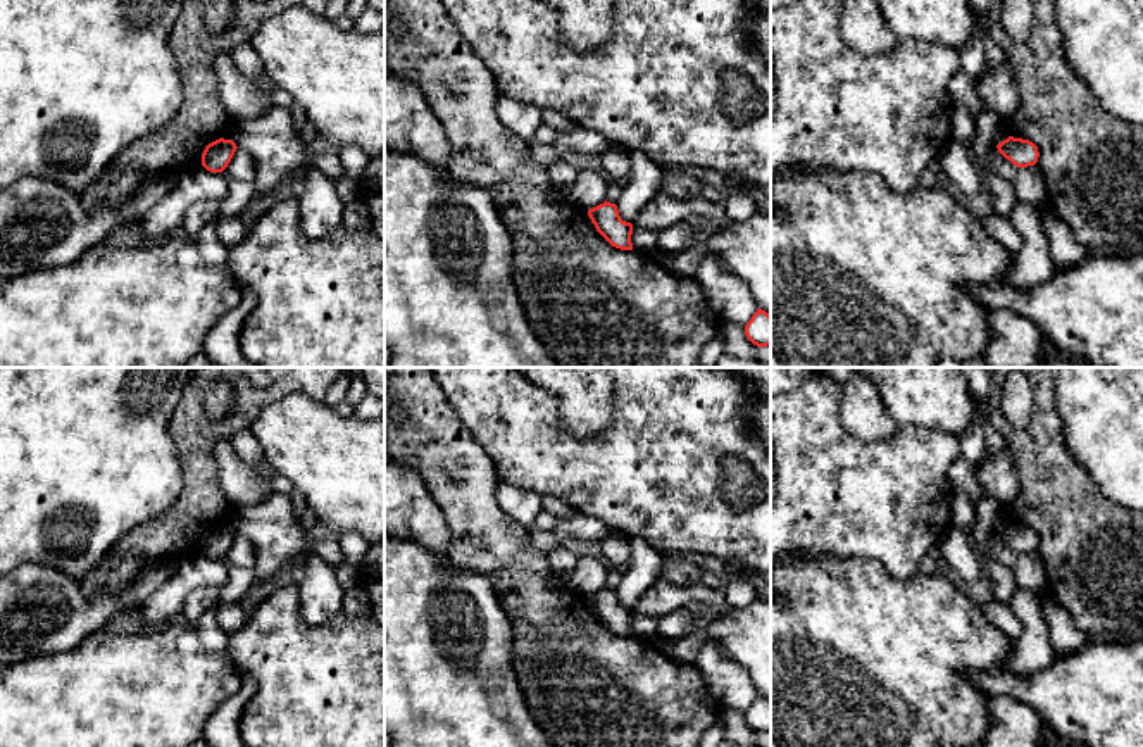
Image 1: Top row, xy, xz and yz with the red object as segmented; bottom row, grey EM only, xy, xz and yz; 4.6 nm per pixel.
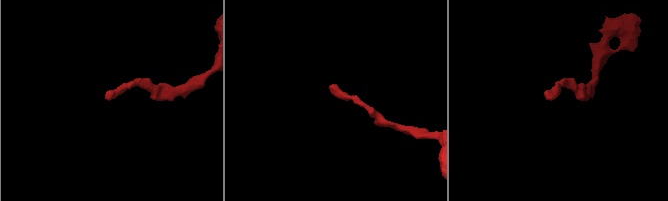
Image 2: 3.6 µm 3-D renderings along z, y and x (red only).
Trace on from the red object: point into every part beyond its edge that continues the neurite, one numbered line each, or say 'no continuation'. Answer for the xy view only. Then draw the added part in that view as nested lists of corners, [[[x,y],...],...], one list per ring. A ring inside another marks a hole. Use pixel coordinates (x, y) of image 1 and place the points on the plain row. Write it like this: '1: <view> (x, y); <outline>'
no continuation

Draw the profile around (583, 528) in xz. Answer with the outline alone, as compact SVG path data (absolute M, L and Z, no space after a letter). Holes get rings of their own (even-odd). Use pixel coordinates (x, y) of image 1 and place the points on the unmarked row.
M574 512L569 519L564 521L565 530L581 542L596 542L610 535L619 535L614 528L607 526L598 518L588 518L584 514Z

